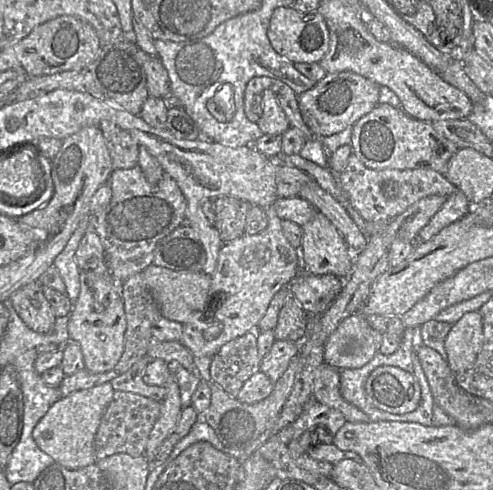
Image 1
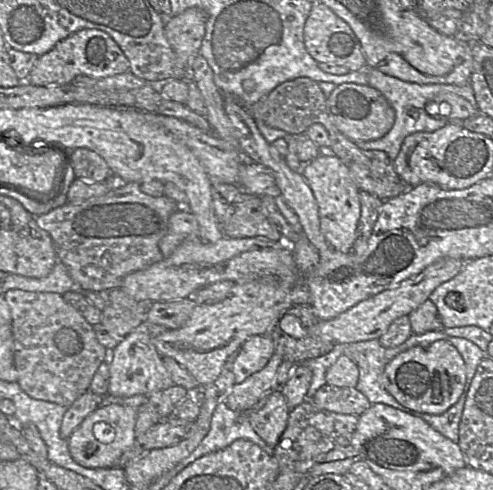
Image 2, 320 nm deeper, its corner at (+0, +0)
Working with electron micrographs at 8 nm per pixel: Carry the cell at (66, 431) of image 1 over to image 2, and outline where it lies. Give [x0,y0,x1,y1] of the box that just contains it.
[67,404,137,468]

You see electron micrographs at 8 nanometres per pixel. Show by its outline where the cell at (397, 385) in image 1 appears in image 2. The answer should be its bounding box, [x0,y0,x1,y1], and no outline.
[382,340,466,414]

